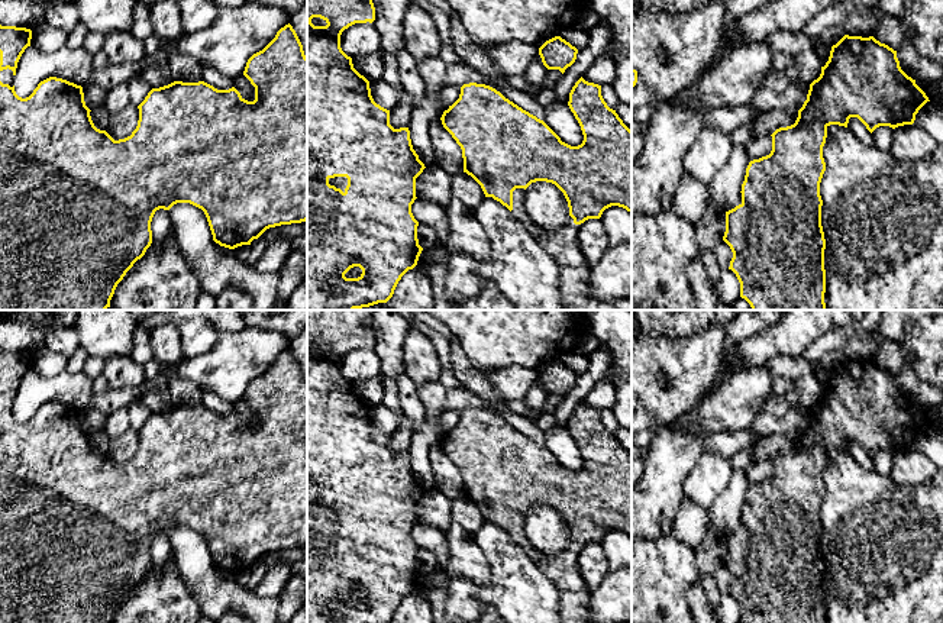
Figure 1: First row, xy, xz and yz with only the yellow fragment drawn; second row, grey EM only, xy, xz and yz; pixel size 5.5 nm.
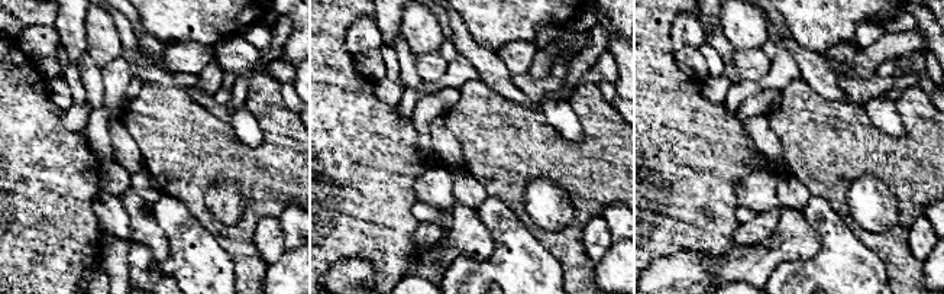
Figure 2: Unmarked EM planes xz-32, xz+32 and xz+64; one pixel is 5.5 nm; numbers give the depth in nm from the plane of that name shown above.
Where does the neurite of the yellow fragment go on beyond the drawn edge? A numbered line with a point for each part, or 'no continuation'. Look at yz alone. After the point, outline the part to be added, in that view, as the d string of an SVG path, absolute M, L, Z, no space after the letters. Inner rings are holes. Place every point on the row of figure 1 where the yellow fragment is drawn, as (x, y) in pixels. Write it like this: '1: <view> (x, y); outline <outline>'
no continuation

